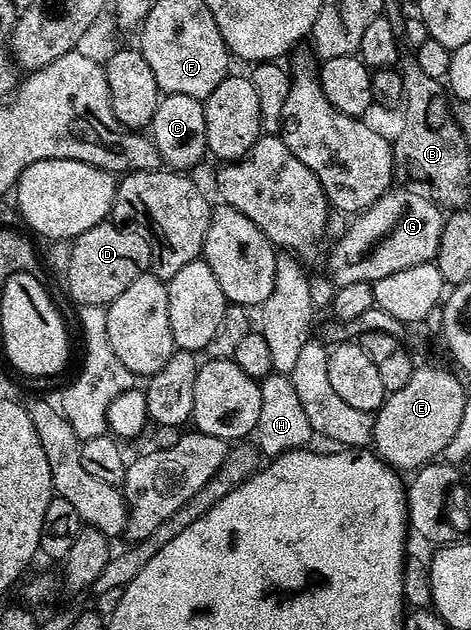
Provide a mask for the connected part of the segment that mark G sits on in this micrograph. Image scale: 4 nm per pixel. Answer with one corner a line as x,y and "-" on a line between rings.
398,186
390,187
389,191
384,192
378,198
376,202
371,205
370,208
366,208
364,212
354,215
353,220
349,224
349,229
338,238
333,244
333,249
328,249
327,260
329,256
329,276
334,280
334,285
337,288
342,288
343,286
351,286
351,282
367,282
372,284
373,281
379,278
387,278
387,274
396,274
399,270
407,270
407,266
419,266
420,264
427,264
437,259
437,251
441,245
441,235
443,234
443,226
445,225
445,216
443,215
442,209
438,207
436,203
428,196
429,200
425,196
420,196
417,192
408,192
405,188
397,188

